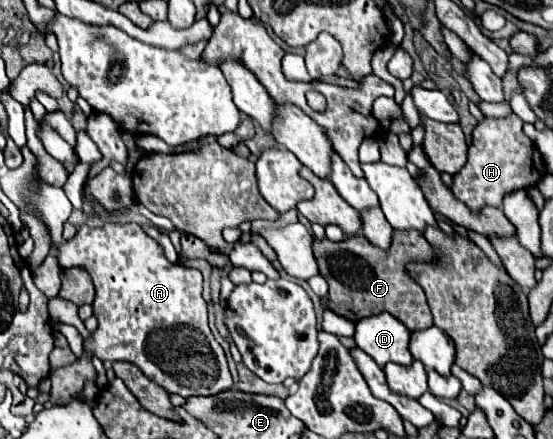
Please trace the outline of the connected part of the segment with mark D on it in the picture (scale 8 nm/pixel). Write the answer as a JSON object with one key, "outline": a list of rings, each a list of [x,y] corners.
{"outline":[[[390,313],[358,321],[354,341],[378,363],[378,367],[384,367],[390,361],[398,365],[410,365],[414,361],[408,349],[410,331]]]}

